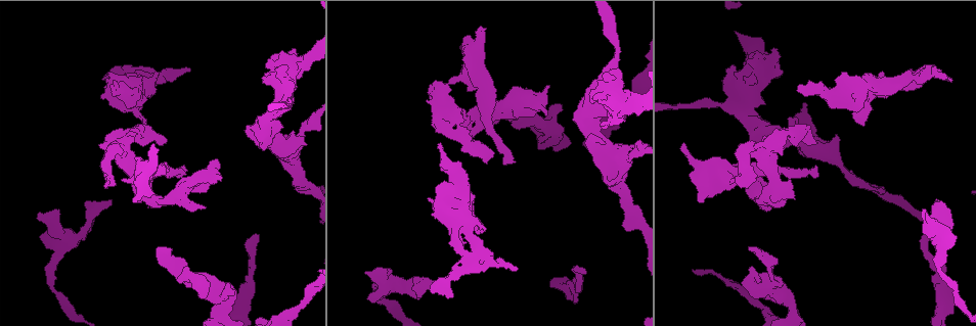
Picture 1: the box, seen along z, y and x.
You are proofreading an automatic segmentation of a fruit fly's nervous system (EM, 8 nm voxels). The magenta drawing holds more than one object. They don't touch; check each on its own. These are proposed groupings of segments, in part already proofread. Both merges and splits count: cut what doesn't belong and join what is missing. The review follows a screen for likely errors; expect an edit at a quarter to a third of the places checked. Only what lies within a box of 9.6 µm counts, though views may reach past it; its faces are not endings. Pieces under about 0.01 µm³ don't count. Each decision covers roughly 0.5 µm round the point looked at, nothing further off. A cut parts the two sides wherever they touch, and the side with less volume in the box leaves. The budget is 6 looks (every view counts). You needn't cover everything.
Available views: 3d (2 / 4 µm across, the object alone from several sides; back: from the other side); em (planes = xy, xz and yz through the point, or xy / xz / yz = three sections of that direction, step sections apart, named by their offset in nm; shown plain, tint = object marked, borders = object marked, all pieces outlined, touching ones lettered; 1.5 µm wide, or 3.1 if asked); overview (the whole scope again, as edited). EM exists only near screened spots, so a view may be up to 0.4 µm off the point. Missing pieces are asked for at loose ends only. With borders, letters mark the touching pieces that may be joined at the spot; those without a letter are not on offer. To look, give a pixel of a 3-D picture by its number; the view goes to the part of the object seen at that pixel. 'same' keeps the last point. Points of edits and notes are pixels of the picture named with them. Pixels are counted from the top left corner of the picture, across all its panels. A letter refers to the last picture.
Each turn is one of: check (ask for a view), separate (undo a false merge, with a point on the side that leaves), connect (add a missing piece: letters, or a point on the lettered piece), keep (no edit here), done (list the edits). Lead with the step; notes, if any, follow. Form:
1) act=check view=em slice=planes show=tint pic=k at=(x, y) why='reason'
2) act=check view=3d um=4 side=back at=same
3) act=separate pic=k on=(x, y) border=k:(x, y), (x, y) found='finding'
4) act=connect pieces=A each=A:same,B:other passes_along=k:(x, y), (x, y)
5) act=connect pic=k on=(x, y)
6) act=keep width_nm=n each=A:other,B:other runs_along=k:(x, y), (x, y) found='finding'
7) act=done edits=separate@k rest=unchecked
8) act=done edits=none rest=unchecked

act=check view=em slice=planes show=plain pic=1 at=(682, 143) why='free end'

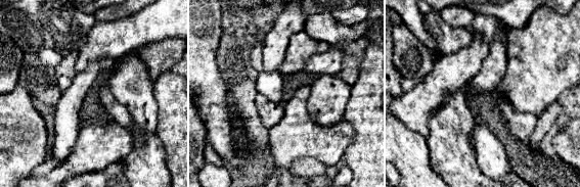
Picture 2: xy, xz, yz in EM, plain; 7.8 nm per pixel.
act=check view=em slice=planes show=tint at=same why='where the object lies'

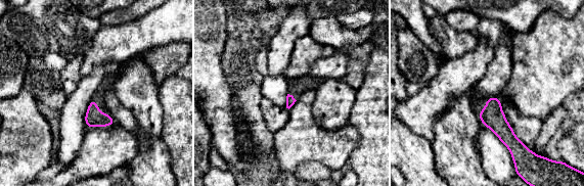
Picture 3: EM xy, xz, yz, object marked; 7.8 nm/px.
act=check view=em slice=planes show=borders at=same why='what lies round it'

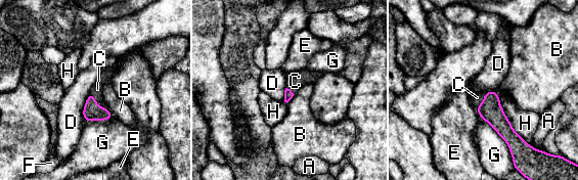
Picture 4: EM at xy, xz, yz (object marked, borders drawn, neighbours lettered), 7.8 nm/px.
act=connect pieces=C each=A:other,B:other,C:same,D:other,E:other,F:other,G:other,H:other passes_along=4:(92, 111), (96, 102), (97, 89) found='it goes on there'

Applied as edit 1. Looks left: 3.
act=check view=3d um=2 pic=1 at=(218, 161) why='stops while still wide'

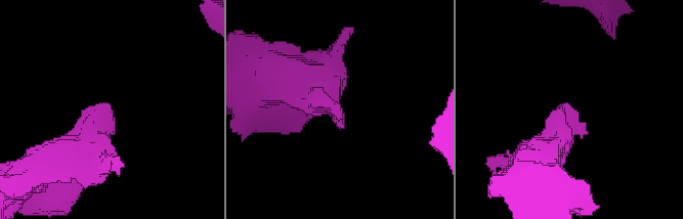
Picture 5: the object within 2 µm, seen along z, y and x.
act=check view=em slice=planes show=borders pic=5 at=(342, 107) why='shape alone is not enough'

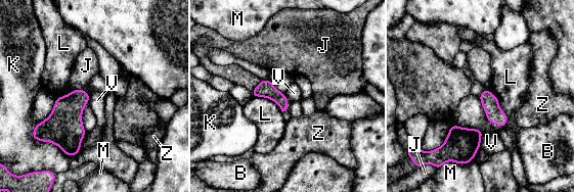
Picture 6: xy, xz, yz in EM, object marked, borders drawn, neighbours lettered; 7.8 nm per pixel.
act=keep each=B:other,J:other,K:other,L:other,M:other,V:other,Z:other border=6:(87, 132), (80, 145), (81, 150) found='none of them fits'

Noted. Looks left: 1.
act=check view=em slice=planes show=borders pic=1 at=(156, 141) why='an open end'

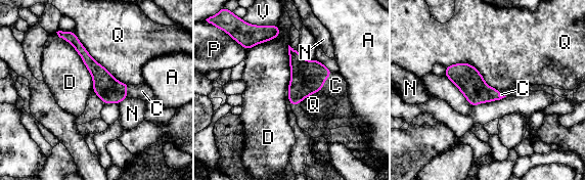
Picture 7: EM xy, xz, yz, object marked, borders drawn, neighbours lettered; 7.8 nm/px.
act=connect pieces=C width_nm=200 each=A:other,C:same,D:other,N:other,P:other,Q:other,V:other passes_along=7:(308, 77), (323, 83), (335, 85) found='it goes on there'

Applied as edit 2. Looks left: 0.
act=done edits=connect@4,connect@7 rest=unchecked

